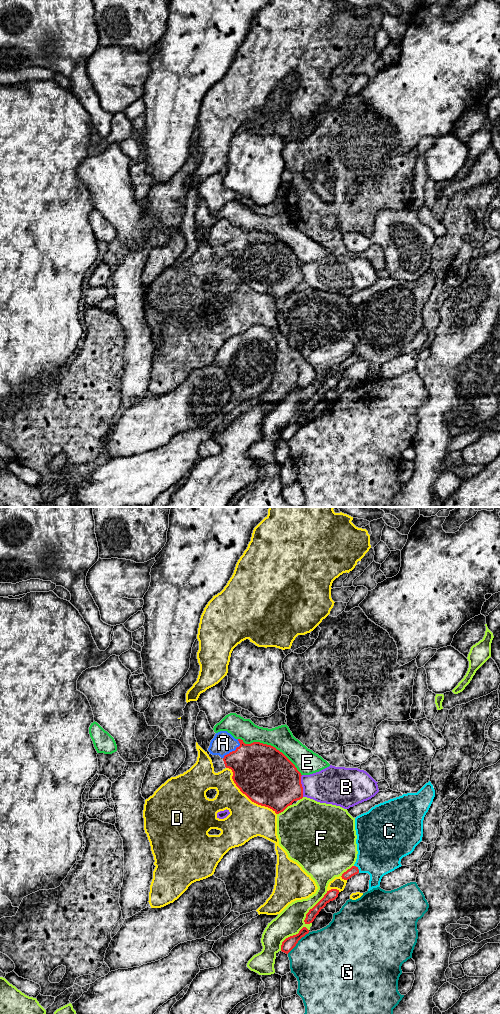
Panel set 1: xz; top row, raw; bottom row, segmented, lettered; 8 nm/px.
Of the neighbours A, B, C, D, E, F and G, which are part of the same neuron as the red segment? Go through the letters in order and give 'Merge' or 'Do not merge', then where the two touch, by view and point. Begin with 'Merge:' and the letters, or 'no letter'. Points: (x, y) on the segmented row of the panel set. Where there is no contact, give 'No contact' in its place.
Merge: A
A: Merge. Touches red at xz (233, 751)
B: Do not merge. Touches red at xz (301, 786)
C: Do not merge. Touches red at xz (358, 869)
D: Do not merge. Touches red at xz (246, 795)
E: Do not merge. Touches red at xz (270, 745)
F: Do not merge. Touches red at xz (312, 908)
G: Do not merge. Touches red at xz (297, 942)

